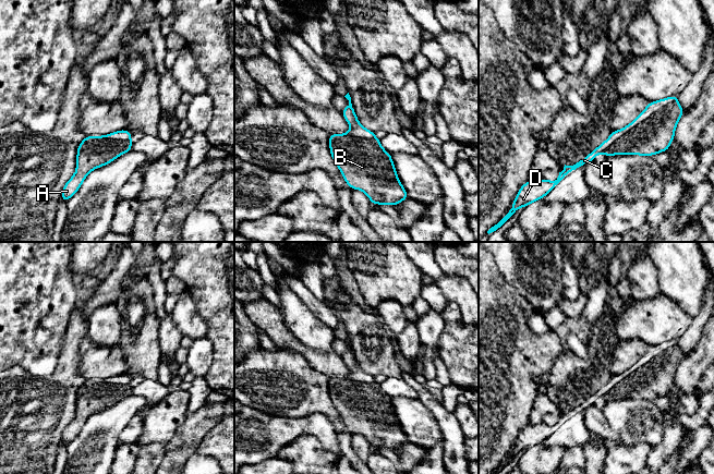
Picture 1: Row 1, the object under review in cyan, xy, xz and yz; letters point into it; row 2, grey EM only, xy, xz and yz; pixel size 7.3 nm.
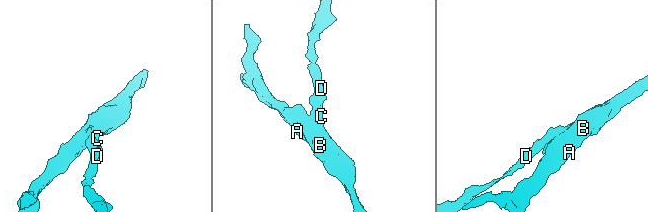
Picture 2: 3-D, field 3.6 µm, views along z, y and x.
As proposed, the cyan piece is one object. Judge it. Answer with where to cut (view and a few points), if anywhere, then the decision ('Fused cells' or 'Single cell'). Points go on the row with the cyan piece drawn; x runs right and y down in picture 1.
Split along xy (128, 132), (123, 140), (108, 134). Fused cells

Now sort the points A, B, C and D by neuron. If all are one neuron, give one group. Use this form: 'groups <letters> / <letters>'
groups A B / C D

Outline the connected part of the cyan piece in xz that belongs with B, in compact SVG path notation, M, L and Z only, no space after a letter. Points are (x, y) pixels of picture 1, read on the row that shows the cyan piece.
M351 132L328 135L331 157L346 183L352 190L363 191L374 205L396 206L409 198L406 189L398 179L391 155L382 147L380 139L374 133L368 137L359 136Z

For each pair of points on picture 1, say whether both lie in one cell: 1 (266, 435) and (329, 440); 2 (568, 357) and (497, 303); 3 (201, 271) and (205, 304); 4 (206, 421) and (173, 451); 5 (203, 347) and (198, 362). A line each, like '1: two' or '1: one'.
1: one
2: two
3: one
4: one
5: one

